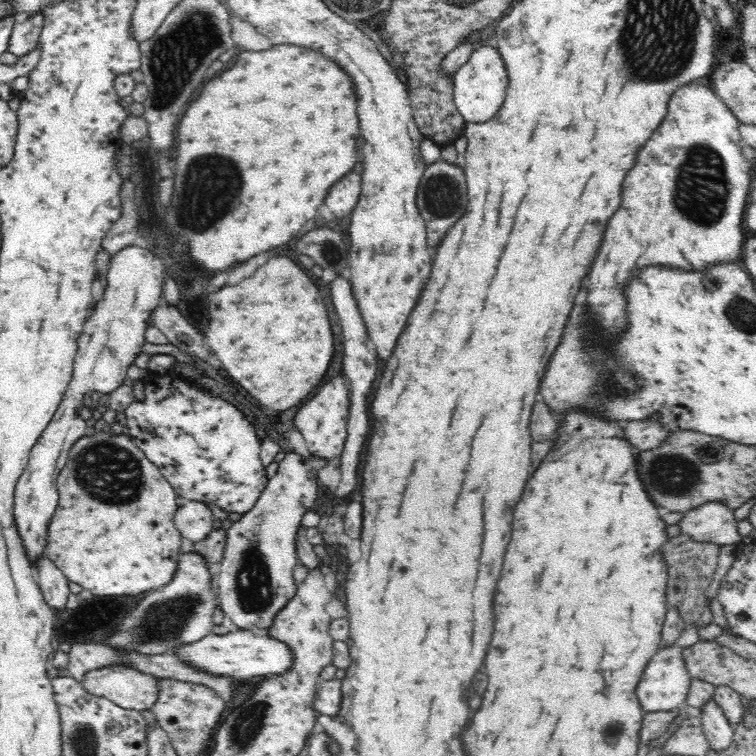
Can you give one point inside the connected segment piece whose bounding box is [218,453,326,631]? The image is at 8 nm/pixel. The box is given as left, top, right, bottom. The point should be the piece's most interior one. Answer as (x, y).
(257, 580)

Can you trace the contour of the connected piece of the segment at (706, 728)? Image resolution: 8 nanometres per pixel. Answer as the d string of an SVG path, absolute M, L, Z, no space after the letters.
M710 700L698 714L709 747L716 752L726 750L733 740L733 726L726 720L722 709Z

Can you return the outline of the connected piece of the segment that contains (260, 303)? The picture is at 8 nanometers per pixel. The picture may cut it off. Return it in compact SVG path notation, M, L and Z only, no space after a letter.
M284 256L270 258L266 266L258 268L256 276L242 280L236 286L218 288L218 292L212 292L208 300L210 324L204 330L206 343L224 364L228 374L246 388L252 398L270 410L284 412L306 400L322 382L334 358L334 336L320 290L292 260Z

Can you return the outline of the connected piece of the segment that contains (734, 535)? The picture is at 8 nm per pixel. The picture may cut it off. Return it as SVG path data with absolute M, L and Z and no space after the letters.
M706 502L684 514L684 519L678 524L682 533L692 536L693 540L699 542L712 542L718 546L741 544L745 538L738 529L739 521L736 520L735 510L731 510L724 502Z

